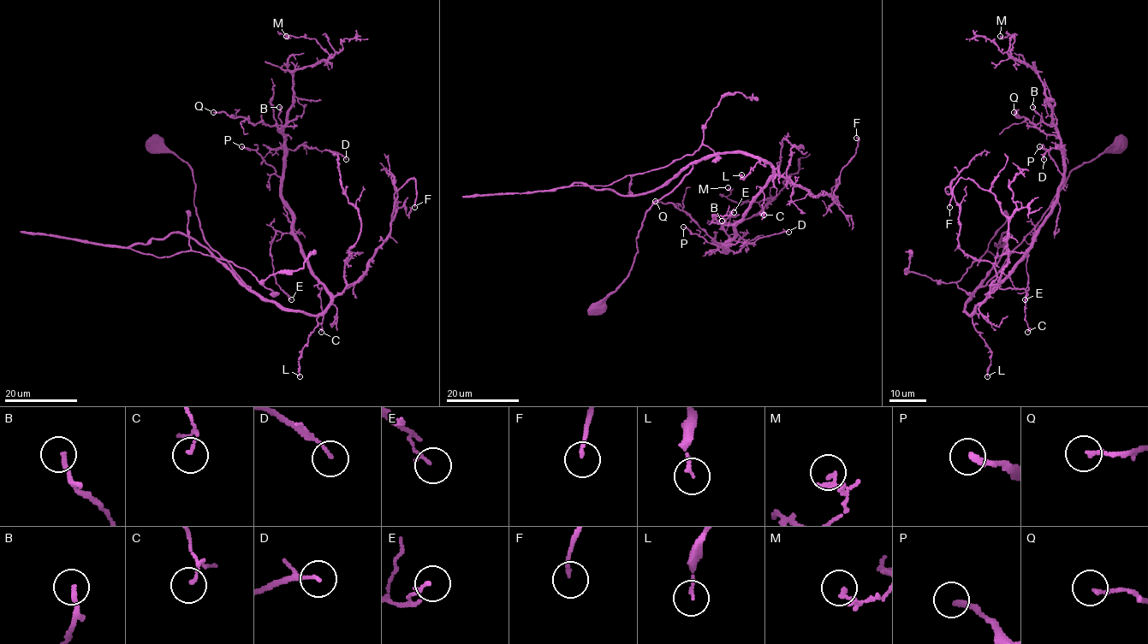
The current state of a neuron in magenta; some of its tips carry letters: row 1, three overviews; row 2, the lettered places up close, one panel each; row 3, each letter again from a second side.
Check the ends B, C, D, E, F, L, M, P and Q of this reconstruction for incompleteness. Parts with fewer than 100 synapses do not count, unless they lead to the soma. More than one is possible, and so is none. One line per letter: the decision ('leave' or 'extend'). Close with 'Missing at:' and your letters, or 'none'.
B: leave
C: leave
D: leave
E: leave
F: leave
L: leave
M: leave
P: leave
Q: leave
Missing at: none

